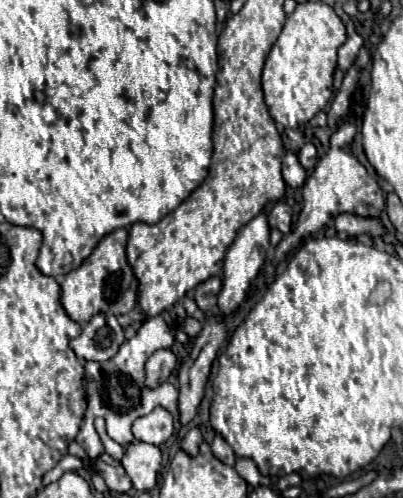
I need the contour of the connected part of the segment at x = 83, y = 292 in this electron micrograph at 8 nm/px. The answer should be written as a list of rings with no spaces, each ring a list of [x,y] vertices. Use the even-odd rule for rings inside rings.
[[[119,228],[111,234],[107,234],[97,244],[93,254],[77,270],[73,270],[65,276],[65,280],[61,284],[61,304],[67,310],[67,314],[81,326],[85,326],[85,322],[89,322],[91,316],[95,316],[97,312],[121,316],[121,314],[127,314],[133,308],[137,308],[139,284],[127,262],[125,246],[127,246],[127,230]]]

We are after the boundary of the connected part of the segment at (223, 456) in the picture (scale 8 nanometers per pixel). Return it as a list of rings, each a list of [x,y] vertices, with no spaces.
[[[215,436],[215,440],[211,442],[211,450],[213,450],[213,454],[215,454],[223,464],[233,466],[233,464],[235,464],[235,460],[237,460],[237,456],[235,456],[233,448],[229,448],[229,444],[227,444],[221,436]]]

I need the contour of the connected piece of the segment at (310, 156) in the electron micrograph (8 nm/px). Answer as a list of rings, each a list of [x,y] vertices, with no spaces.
[[[305,144],[297,154],[301,166],[307,172],[313,172],[315,164],[317,163],[317,149],[313,144]]]

